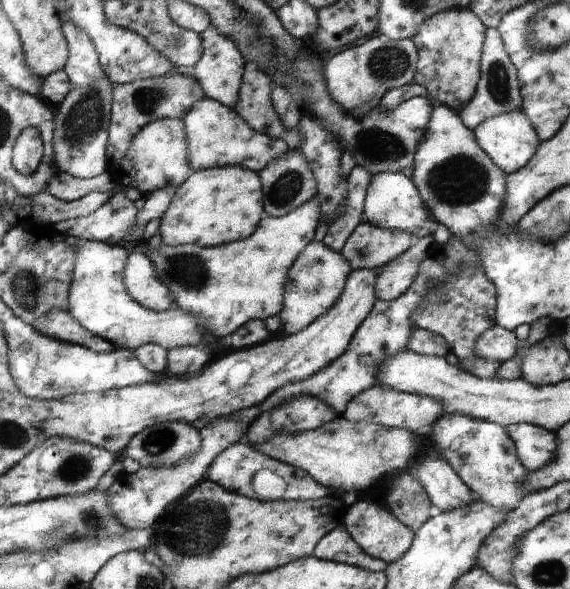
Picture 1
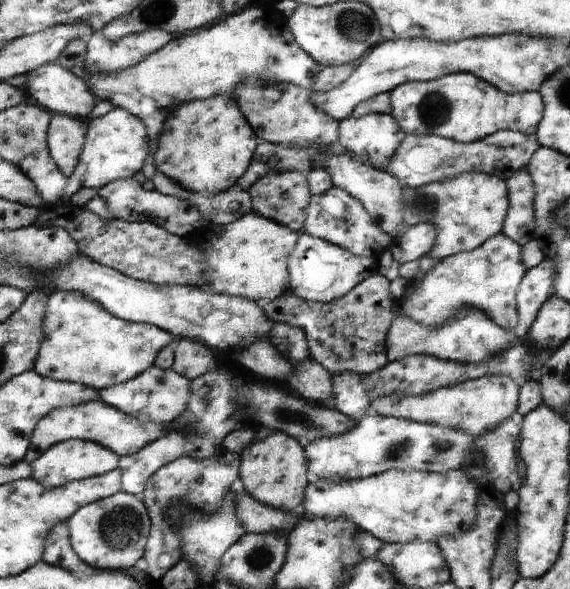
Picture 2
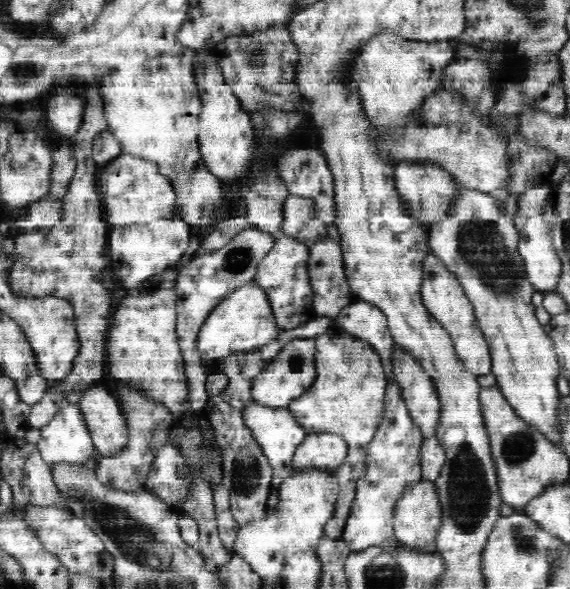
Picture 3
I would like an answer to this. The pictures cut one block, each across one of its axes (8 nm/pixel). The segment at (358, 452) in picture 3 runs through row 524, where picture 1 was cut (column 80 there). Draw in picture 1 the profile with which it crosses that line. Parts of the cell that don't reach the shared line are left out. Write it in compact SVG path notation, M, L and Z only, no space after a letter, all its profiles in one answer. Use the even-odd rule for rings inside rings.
M55 309L48 316L42 317L36 328L46 336L70 344L82 345L96 352L110 352L116 348L113 342L90 332L74 318L70 311L63 309Z

